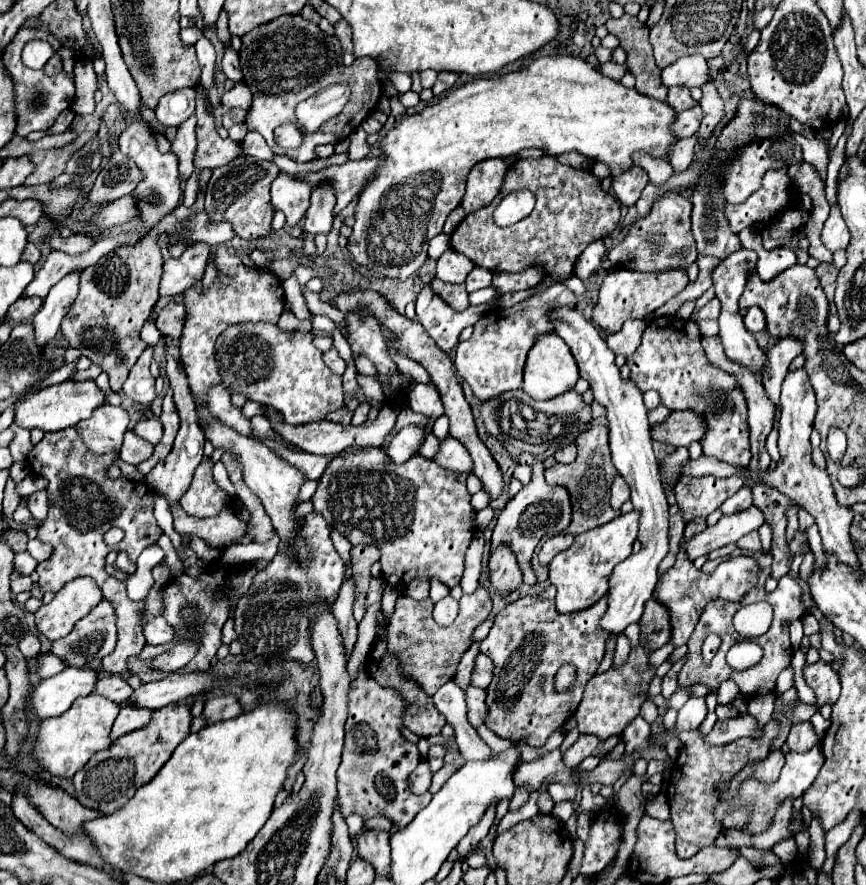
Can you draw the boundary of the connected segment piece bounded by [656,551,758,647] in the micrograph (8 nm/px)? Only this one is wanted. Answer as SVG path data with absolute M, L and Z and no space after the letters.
M680 551L676 557L676 565L668 573L662 575L662 579L656 587L656 597L660 599L660 603L664 603L668 607L670 617L672 617L672 641L674 641L674 645L676 647L686 645L688 637L692 635L692 631L698 623L700 611L702 611L702 607L706 607L708 601L714 601L714 599L740 601L740 597L746 595L758 583L756 575L758 575L758 565L752 557L728 559L728 561L720 563L712 575L706 575L692 565L692 561L686 557L684 551Z

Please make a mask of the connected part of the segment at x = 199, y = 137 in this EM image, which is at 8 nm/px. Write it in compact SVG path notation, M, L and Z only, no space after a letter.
M196 95L196 155L194 167L198 169L216 169L220 165L230 163L232 159L242 155L242 145L232 139L220 139L214 129L214 108L208 105L207 95Z

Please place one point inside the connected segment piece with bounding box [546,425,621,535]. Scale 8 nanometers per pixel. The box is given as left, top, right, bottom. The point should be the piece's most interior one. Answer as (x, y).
(588, 479)

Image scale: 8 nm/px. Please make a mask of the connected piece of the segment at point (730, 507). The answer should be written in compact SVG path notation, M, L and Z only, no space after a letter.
M742 487L738 493L734 493L726 503L722 503L722 513L724 515L732 515L732 513L740 513L744 509L752 507L752 493L750 493L750 487Z

